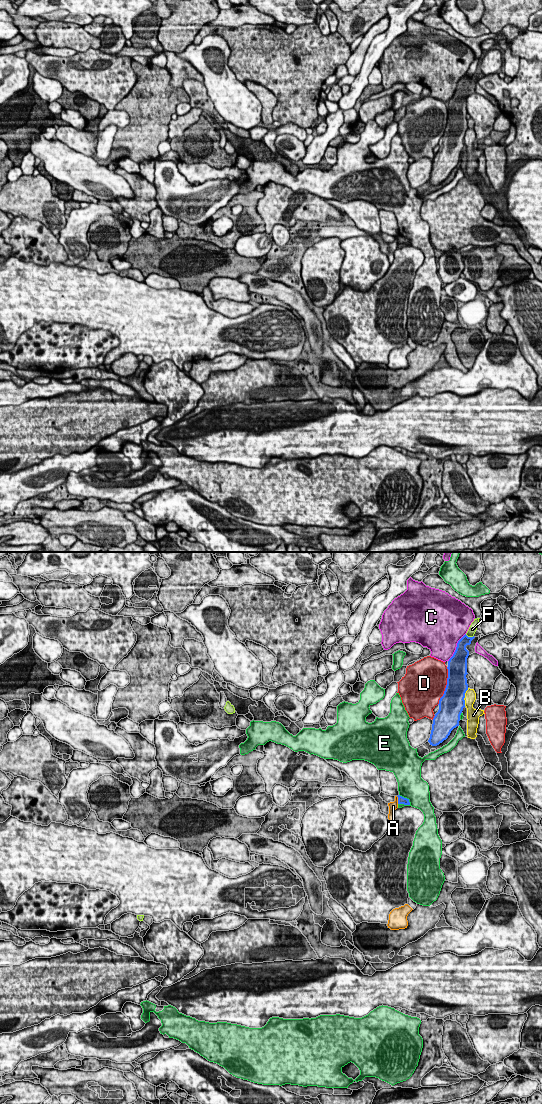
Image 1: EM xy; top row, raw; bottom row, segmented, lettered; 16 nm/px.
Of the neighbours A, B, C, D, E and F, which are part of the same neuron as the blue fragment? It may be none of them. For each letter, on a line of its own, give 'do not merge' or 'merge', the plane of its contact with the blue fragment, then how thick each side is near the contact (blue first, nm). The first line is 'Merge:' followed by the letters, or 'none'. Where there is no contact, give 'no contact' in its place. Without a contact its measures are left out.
Merge: none
A: do not merge | xy | 130/140 nm
B: do not merge | xy | 400/190 nm
C: do not merge | xy | 280/480 nm
D: do not merge | xy | 360/480 nm
E: do not merge | xy | 130/420 nm
F: do not merge | xy | 170/130 nm

